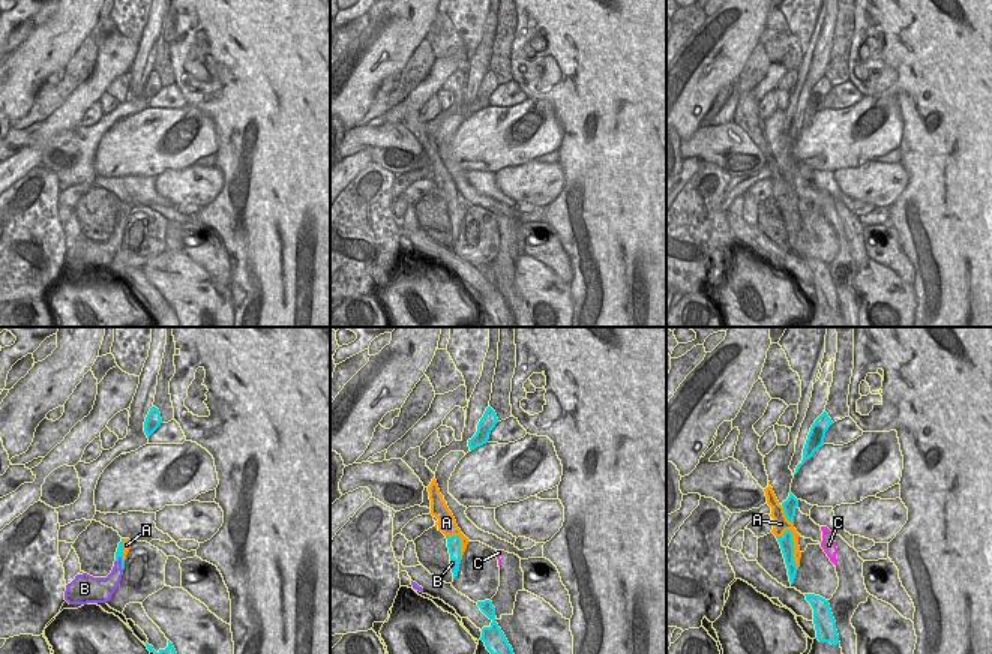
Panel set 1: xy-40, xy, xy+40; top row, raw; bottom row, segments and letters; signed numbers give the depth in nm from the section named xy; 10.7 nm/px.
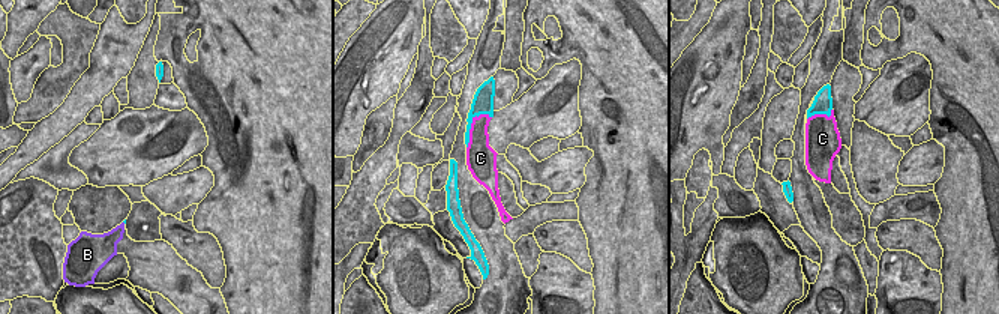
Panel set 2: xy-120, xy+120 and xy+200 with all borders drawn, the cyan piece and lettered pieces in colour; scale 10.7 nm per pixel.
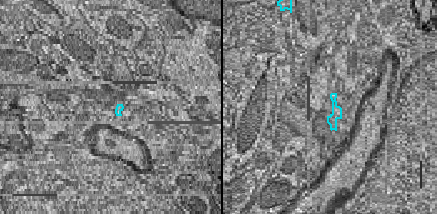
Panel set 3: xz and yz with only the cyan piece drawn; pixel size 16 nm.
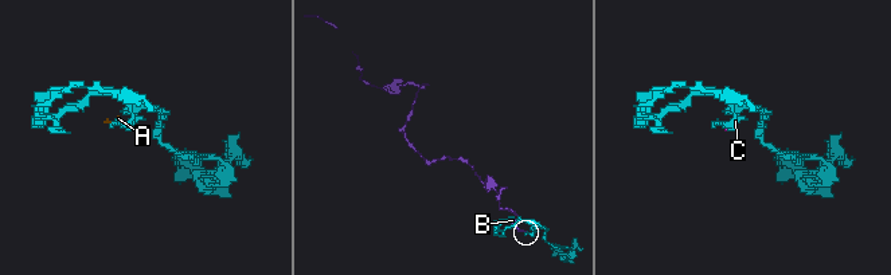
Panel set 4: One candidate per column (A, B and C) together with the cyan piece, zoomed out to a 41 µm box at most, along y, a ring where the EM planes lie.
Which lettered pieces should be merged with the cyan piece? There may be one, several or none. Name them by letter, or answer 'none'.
none

